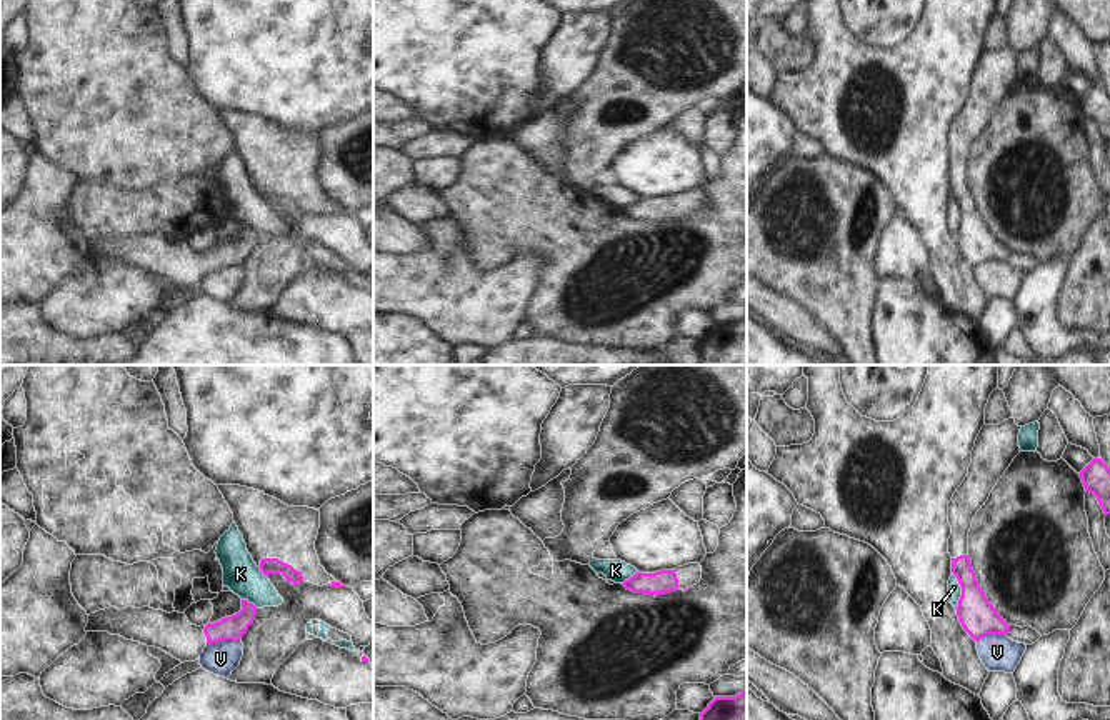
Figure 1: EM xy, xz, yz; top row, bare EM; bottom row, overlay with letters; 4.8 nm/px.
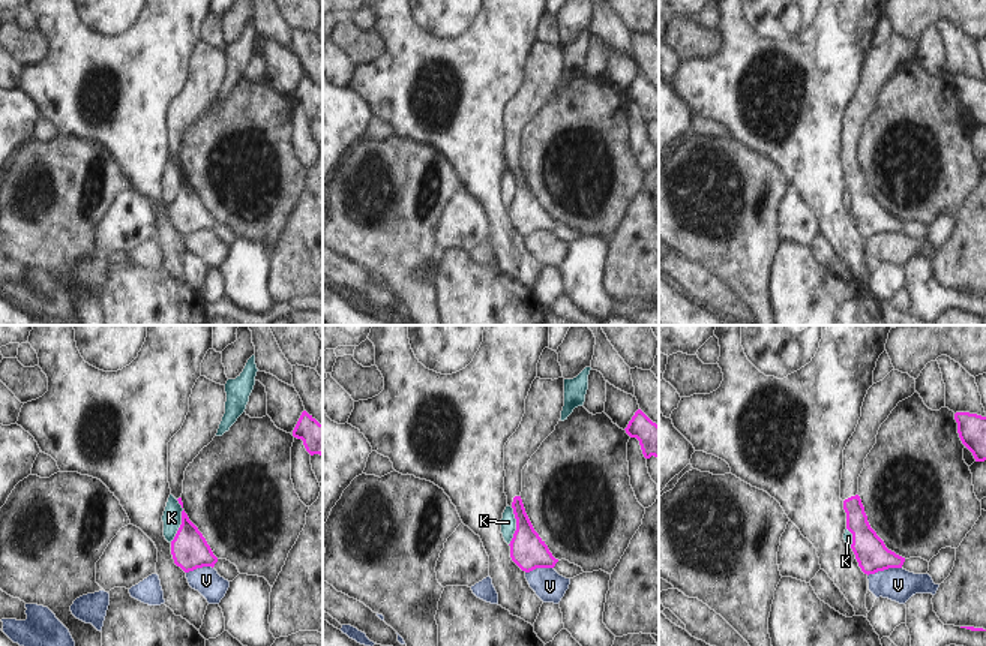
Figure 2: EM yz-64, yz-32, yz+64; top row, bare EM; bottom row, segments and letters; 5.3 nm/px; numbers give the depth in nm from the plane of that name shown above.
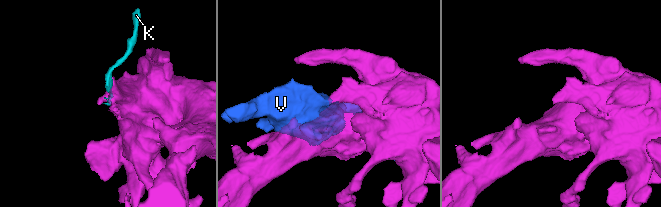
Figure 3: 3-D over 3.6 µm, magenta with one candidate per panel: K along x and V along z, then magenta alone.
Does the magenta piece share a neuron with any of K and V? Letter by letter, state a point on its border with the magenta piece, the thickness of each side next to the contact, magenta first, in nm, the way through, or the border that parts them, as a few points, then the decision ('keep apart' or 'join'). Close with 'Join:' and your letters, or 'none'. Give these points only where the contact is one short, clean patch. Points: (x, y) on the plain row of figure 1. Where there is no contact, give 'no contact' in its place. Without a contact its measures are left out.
K: contact yz (962, 217); calibres 180 and 60 nm; border yz (952, 199), (960, 214), (960, 225), (955, 235); keep apart
V: contact xy (222, 267); calibres 120 and 160 nm; keep apart
Join: none

